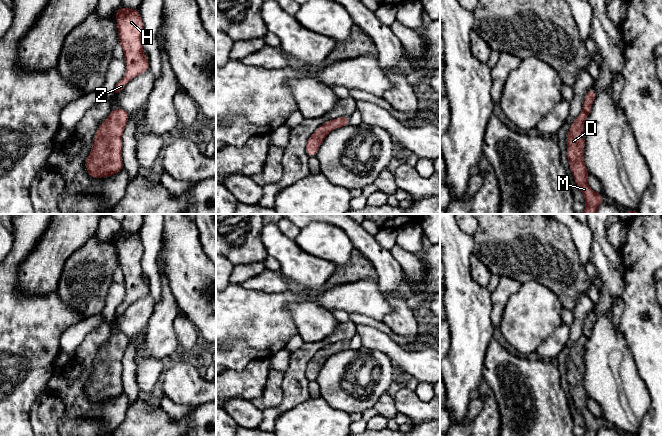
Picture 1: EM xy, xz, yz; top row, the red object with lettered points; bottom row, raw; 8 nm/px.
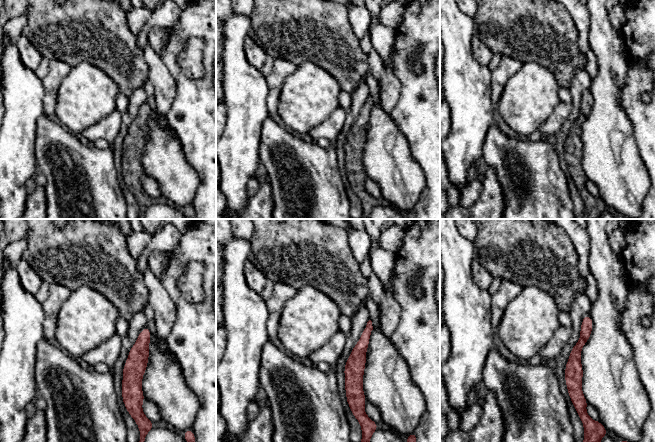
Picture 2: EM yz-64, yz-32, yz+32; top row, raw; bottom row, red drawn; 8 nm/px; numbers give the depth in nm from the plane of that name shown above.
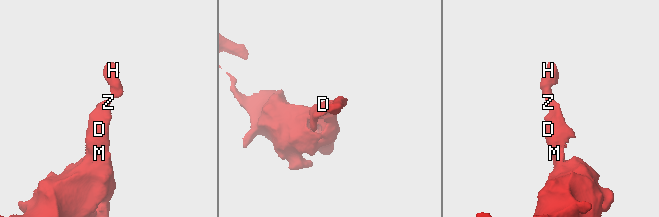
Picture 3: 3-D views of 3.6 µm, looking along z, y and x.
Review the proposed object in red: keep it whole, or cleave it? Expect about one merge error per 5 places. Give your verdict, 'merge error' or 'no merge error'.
no merge error

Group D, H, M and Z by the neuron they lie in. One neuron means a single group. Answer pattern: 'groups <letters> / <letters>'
groups D H M Z

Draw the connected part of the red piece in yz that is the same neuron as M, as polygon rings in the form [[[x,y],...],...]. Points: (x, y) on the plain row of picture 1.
[[[594,312],[589,313],[584,323],[582,336],[570,349],[566,363],[569,391],[577,411],[585,422],[584,436],[597,436],[598,430],[603,427],[602,417],[594,416],[588,409],[587,401],[589,396],[584,386],[584,344],[590,339],[595,321],[596,315]]]

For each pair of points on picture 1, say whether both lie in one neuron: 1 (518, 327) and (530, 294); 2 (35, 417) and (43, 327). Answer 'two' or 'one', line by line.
1: one
2: two

